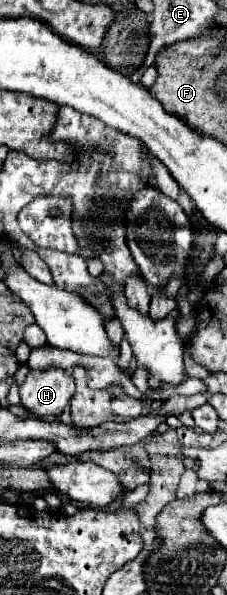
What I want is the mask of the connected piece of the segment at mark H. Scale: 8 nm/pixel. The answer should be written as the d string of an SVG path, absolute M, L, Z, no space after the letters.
M50 368L44 372L30 370L20 386L20 402L36 418L58 418L70 404L72 396L74 378L60 368Z

